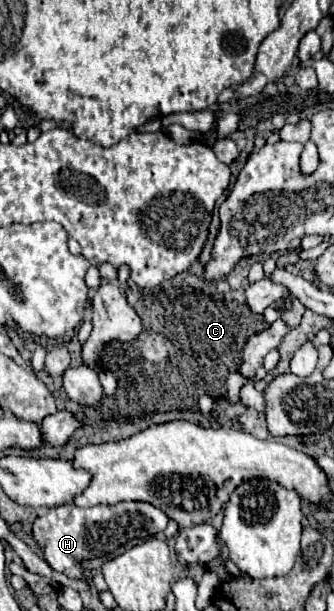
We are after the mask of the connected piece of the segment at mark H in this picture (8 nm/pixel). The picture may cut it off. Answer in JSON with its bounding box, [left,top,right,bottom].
[33,502,167,578]

